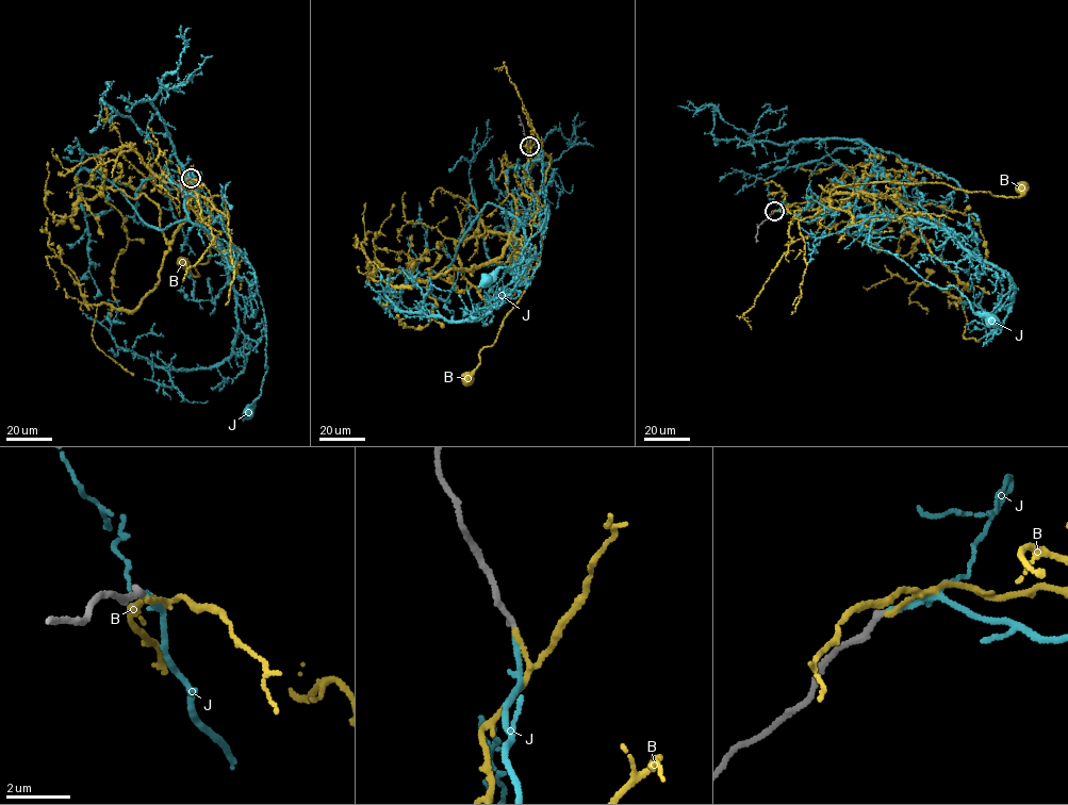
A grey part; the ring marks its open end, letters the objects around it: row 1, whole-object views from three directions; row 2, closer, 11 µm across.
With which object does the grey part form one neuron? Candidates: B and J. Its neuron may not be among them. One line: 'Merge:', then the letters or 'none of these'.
Merge: J

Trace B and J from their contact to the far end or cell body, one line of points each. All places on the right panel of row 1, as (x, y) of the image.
B: (774, 211), (816, 210), (835, 187), (864, 183), (940, 182), (970, 192), (1017, 197), (1020, 187)
J: (774, 211), (808, 222), (855, 207), (873, 218), (868, 244), (889, 251), (940, 289), (953, 285), (990, 322)

